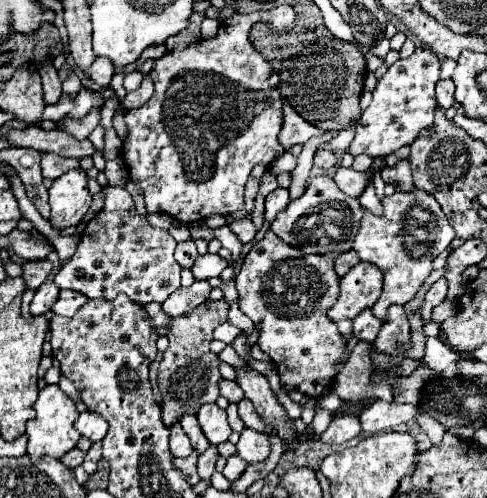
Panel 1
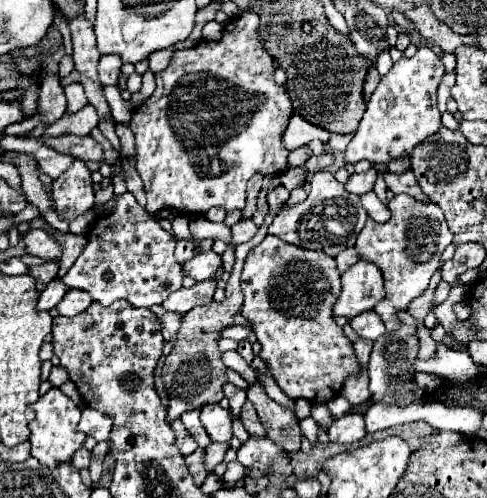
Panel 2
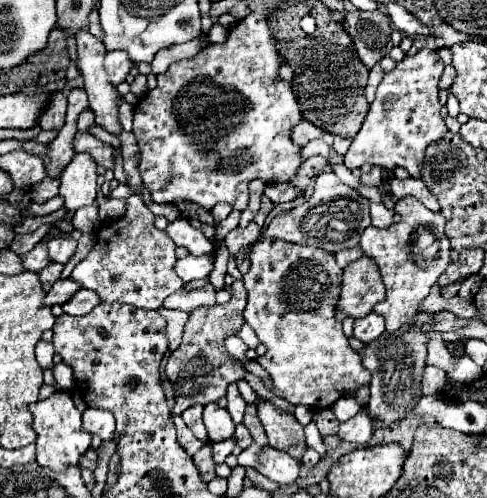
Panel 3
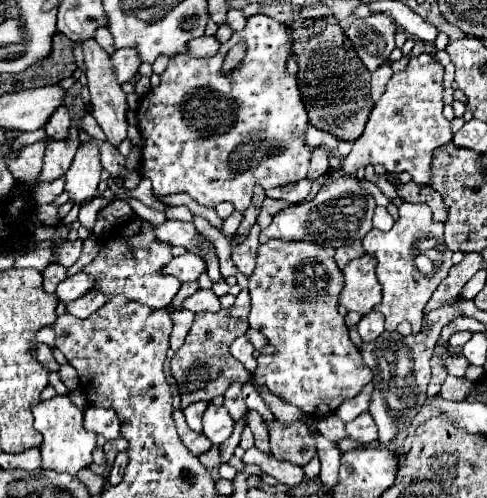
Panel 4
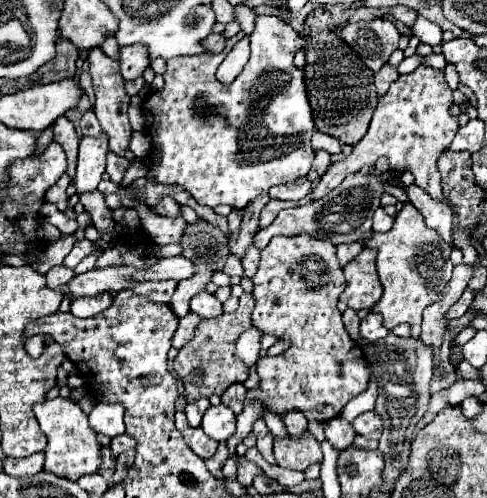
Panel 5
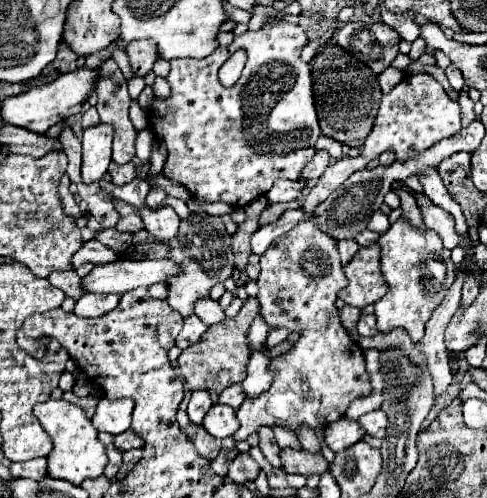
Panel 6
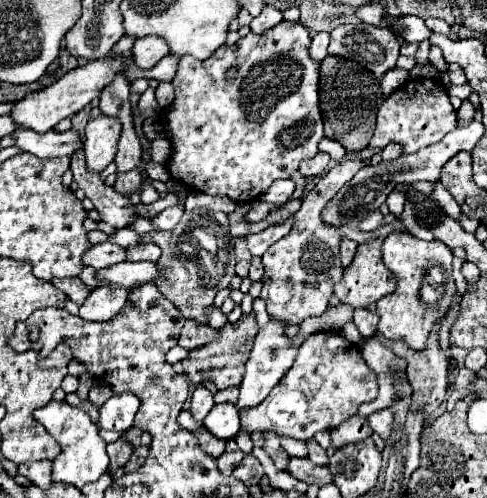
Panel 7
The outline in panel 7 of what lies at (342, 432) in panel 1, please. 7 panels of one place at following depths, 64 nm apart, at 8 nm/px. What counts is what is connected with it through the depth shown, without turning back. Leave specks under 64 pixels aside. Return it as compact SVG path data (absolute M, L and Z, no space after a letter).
M386 408L380 412L374 412L372 416L368 416L368 424L372 426L372 430L380 436L380 438L388 438L392 432L392 422L394 422L394 410Z

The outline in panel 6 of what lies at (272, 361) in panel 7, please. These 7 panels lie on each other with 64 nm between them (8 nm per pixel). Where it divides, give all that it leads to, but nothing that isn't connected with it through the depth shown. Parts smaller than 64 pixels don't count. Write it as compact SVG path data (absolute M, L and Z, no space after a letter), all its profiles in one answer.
M266 340L260 344L258 350L250 354L248 360L248 376L242 382L244 398L258 398L262 392L266 392L274 380L274 372L270 370L272 356L268 354L270 348L266 346Z

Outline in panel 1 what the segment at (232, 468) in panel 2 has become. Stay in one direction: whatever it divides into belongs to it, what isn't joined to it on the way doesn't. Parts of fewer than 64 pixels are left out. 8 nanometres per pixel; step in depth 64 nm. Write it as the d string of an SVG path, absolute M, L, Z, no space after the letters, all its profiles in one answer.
M232 456L232 458L228 458L228 462L226 462L226 468L224 468L224 476L228 478L228 480L238 480L242 474L244 474L244 470L246 470L246 462L242 462L238 456Z

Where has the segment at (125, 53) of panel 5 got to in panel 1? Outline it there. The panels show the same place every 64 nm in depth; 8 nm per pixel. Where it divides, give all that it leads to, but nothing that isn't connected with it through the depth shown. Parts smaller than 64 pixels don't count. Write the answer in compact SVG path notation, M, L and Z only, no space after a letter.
M96 58L96 62L88 70L88 74L92 76L92 82L98 86L108 86L114 72L116 72L116 68L114 68L112 60L108 60L108 58Z

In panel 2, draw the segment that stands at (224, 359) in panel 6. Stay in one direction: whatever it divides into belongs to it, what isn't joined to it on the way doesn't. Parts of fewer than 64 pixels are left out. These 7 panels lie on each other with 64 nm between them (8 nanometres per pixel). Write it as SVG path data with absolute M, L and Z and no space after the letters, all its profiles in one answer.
M260 228L258 234L246 242L240 244L236 248L236 264L234 264L234 272L228 280L226 286L226 300L224 302L212 302L200 308L192 308L184 320L182 320L182 328L178 332L178 340L176 346L172 348L172 352L166 356L164 368L162 368L162 378L166 382L166 392L170 394L170 406L168 406L168 422L180 418L182 412L192 410L192 408L202 408L204 404L210 402L220 402L224 398L222 386L228 382L226 378L226 366L222 362L222 352L218 350L218 340L220 340L220 332L228 326L234 326L234 316L240 312L242 302L244 302L244 294L240 288L240 272L242 272L242 264L248 256L248 252L260 242Z

